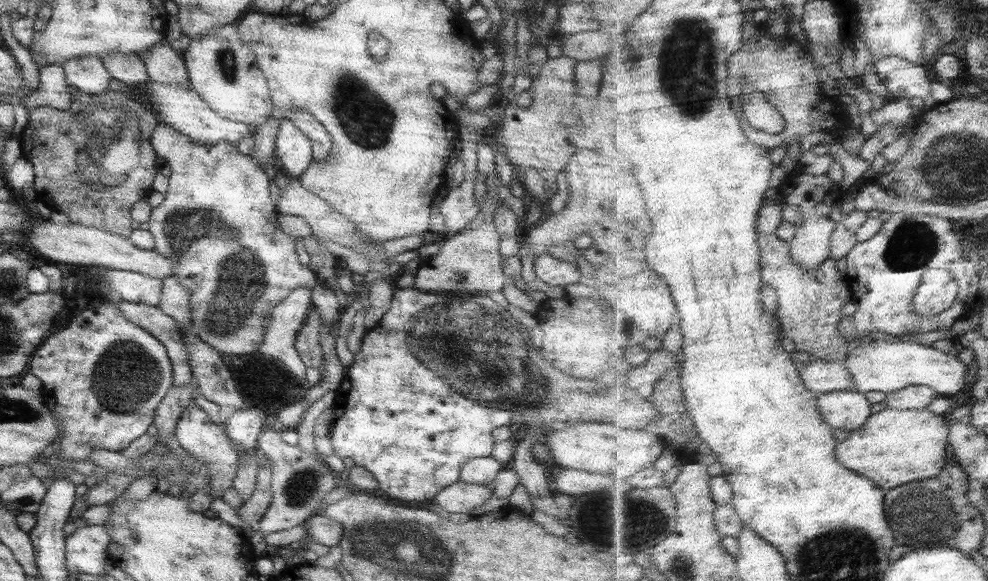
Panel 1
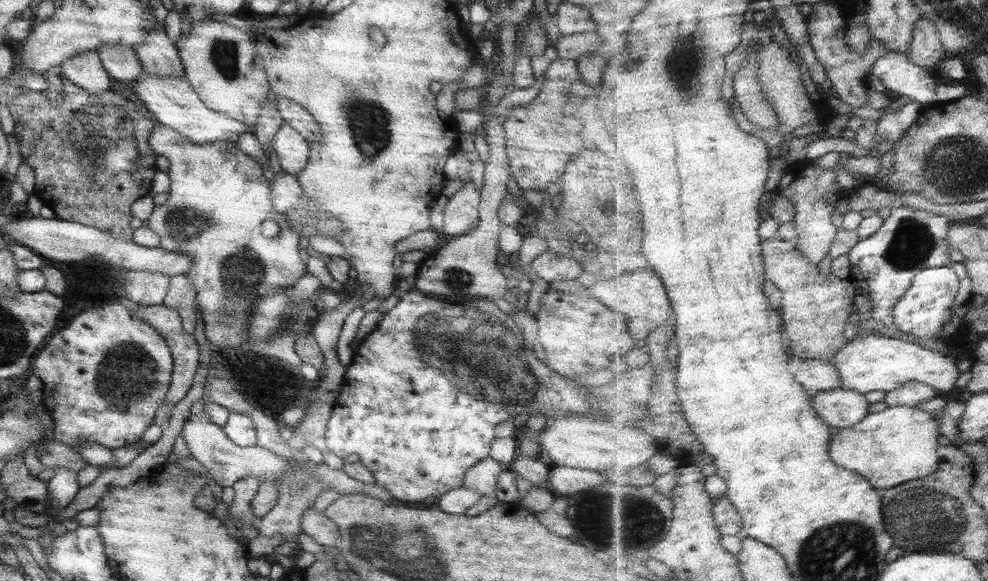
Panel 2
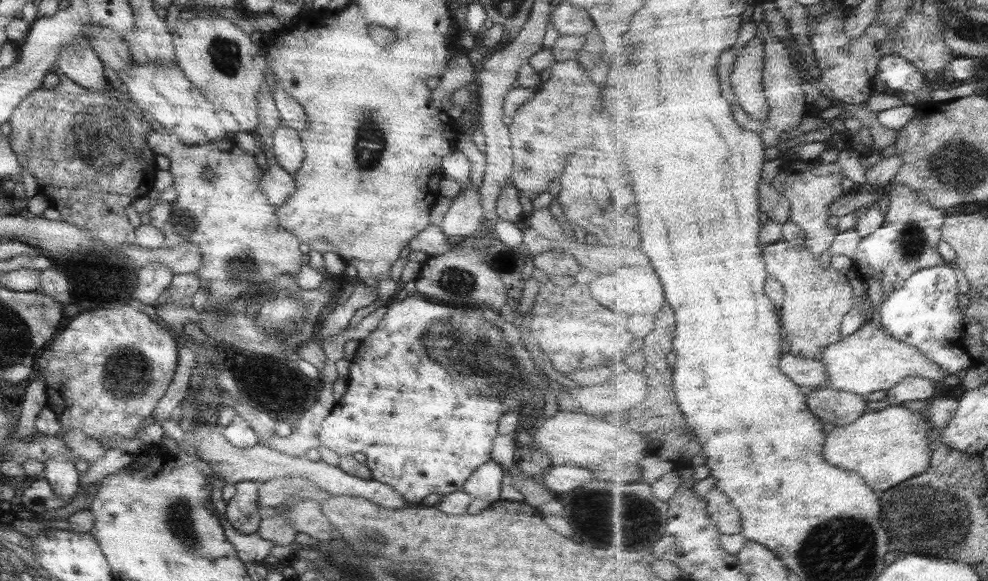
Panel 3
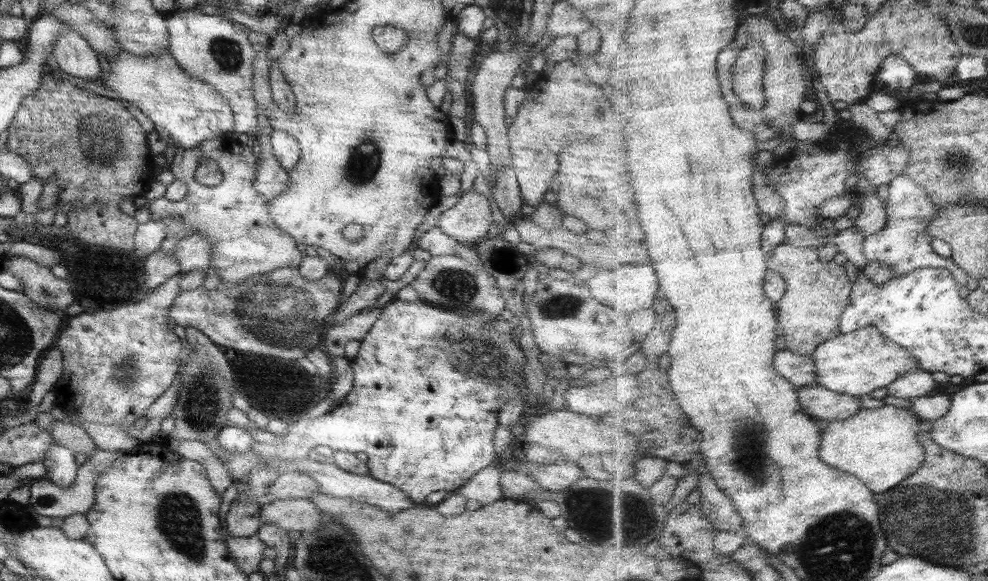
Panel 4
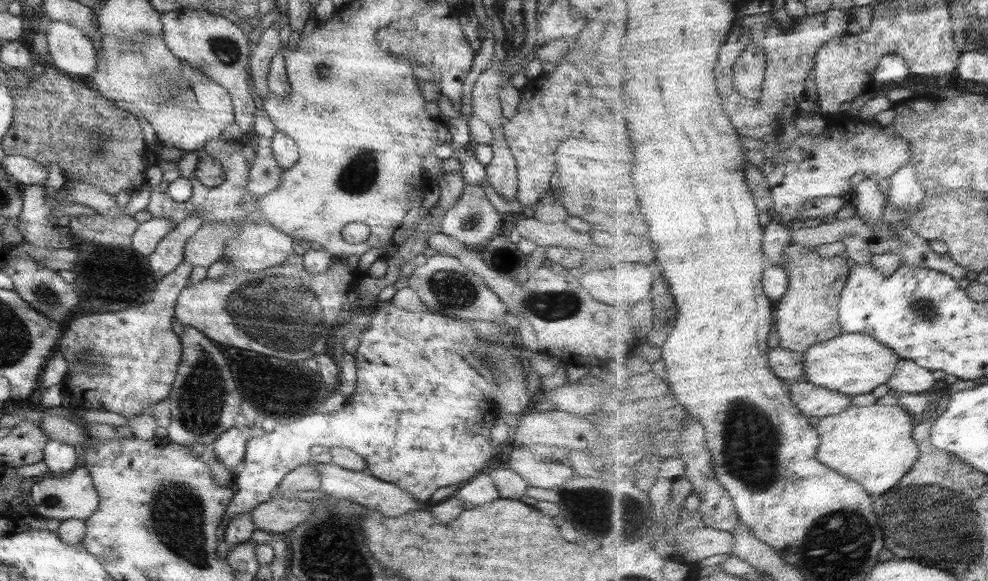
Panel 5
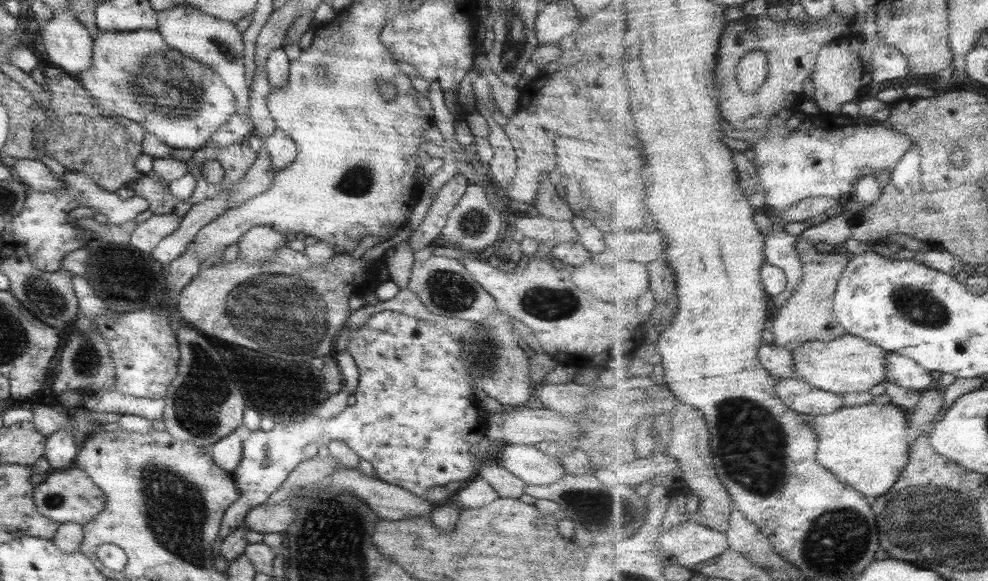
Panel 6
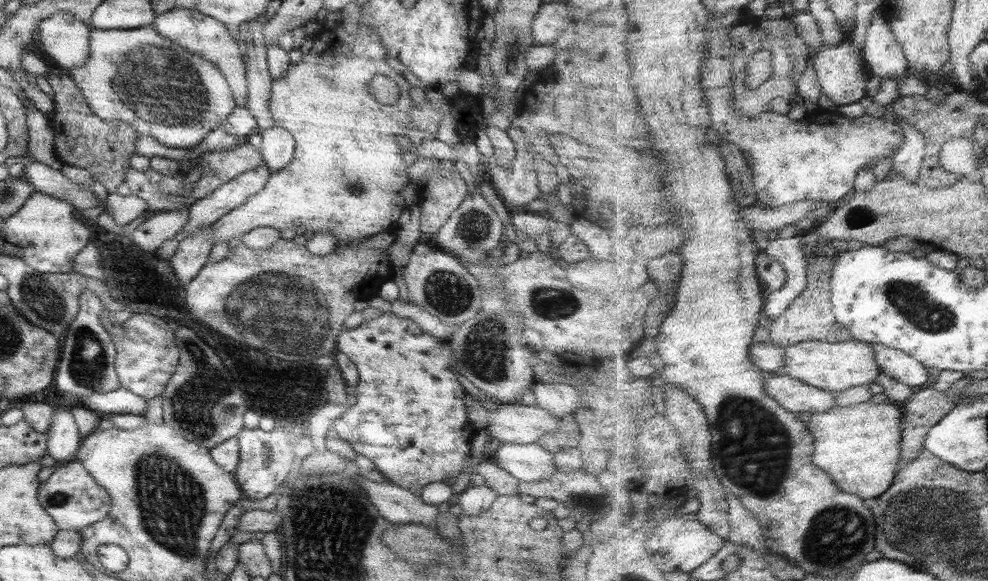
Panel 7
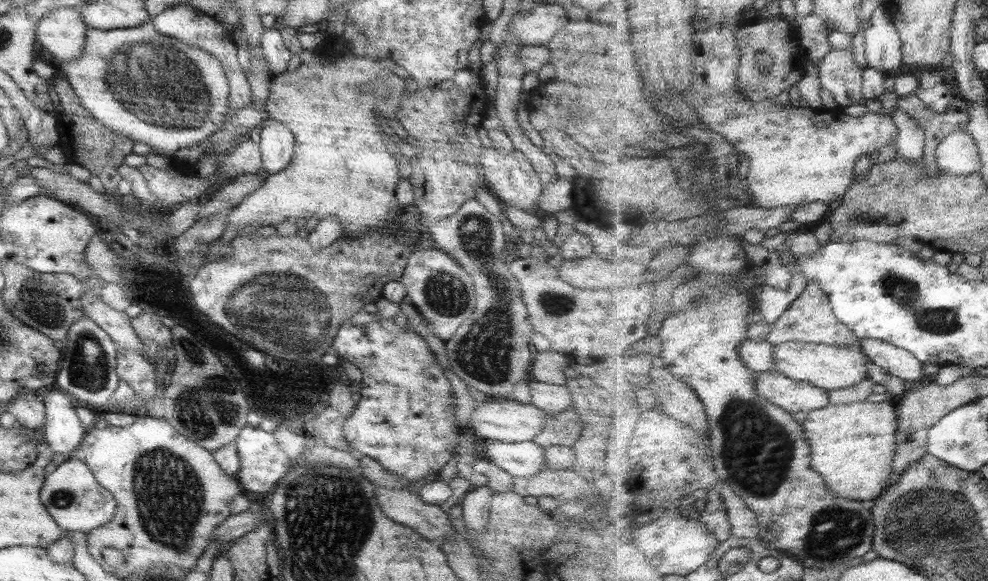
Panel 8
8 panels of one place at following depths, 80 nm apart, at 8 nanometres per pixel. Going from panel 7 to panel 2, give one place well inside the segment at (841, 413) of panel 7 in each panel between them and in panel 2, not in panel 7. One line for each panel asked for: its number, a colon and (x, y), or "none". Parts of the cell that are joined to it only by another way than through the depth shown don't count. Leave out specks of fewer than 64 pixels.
2: (901, 444)
3: (888, 447)
4: (881, 446)
5: (874, 445)
6: (868, 447)

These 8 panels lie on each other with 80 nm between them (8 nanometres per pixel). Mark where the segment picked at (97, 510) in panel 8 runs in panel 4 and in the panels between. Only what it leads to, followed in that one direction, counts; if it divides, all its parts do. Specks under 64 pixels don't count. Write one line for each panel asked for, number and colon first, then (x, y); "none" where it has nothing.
4: (46, 499)
5: (56, 499)
6: (65, 497)
7: (71, 498)

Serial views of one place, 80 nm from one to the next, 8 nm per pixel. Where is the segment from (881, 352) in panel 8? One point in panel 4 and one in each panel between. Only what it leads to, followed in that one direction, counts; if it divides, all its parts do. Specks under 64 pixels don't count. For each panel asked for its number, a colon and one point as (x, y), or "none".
4: (918, 383)
5: (910, 377)
6: (906, 372)
7: (903, 367)

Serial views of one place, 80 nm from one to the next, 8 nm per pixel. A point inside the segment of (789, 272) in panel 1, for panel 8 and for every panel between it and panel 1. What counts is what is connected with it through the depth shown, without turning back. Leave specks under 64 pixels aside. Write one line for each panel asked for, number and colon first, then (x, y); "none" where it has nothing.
2: (817, 307)
3: (818, 299)
4: (817, 295)
5: (809, 313)
6: (808, 315)
7: (810, 317)
8: (811, 318)

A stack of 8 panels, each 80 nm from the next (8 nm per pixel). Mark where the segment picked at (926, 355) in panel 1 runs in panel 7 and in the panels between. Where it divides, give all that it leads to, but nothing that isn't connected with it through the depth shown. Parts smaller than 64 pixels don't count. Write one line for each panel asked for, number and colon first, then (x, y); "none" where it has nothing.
2: (871, 362)
3: (871, 359)
4: (857, 363)
5: (853, 364)
6: (848, 364)
7: (836, 367)

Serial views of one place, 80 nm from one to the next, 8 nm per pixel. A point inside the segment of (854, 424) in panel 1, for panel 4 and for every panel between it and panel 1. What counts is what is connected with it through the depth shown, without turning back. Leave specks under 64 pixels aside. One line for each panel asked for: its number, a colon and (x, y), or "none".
2: (841, 408)
3: (839, 407)
4: (820, 402)

